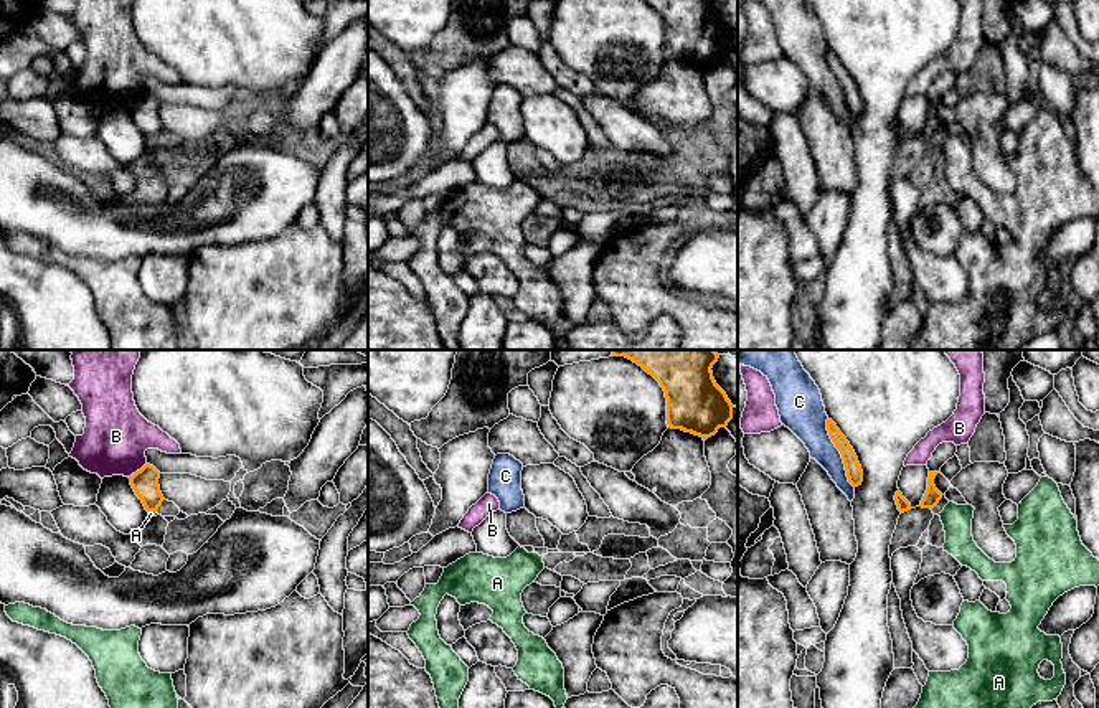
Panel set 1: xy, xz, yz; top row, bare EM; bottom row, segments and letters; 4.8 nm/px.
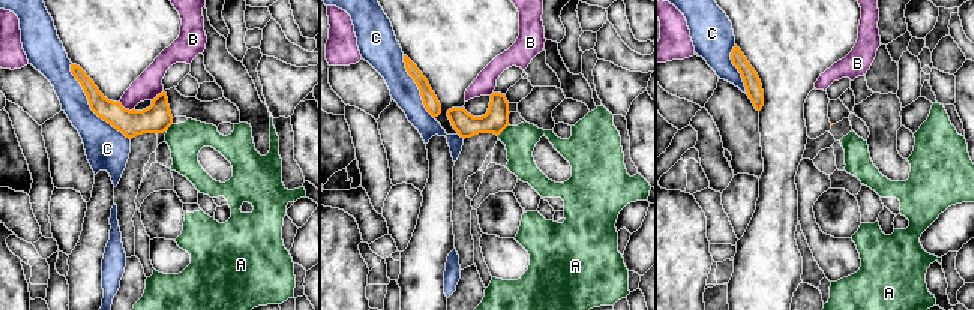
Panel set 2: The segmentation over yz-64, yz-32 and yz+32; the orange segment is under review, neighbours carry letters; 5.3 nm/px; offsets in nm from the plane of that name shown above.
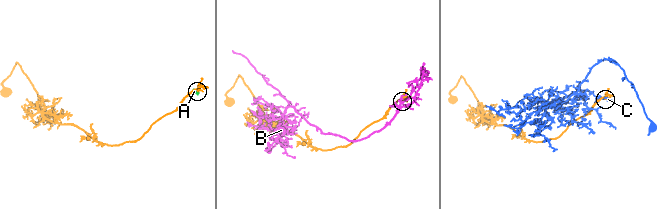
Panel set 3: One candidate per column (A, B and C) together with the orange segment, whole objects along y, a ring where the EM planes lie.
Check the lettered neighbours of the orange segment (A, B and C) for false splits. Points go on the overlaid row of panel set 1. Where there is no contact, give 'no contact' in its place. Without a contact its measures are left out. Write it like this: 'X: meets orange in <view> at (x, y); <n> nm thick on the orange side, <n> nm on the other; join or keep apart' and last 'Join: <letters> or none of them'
A: meets orange in xy at (152, 510); 130 nm thick on the orange side, 30 nm on the other; keep apart
B: meets orange in xy at (141, 469); 130 nm thick on the orange side, 320 nm on the other; keep apart
C: meets orange in yz at (840, 453); 80 nm thick on the orange side, 200 nm on the other; keep apart
Join: none of them

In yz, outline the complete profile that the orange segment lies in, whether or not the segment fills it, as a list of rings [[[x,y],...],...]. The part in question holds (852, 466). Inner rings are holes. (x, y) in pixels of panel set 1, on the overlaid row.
[[[827,419],[827,431],[828,431],[828,436],[830,436],[832,442],[835,444],[835,447],[842,454],[848,482],[853,487],[861,485],[863,470],[861,470],[861,465],[858,462],[858,457],[856,457],[853,447],[850,446],[847,437],[840,432],[840,429],[837,427],[837,424],[832,419]]]

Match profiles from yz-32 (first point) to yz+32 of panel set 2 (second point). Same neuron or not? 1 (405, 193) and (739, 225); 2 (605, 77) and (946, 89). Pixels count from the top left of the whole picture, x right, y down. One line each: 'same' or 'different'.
1: same
2: same

